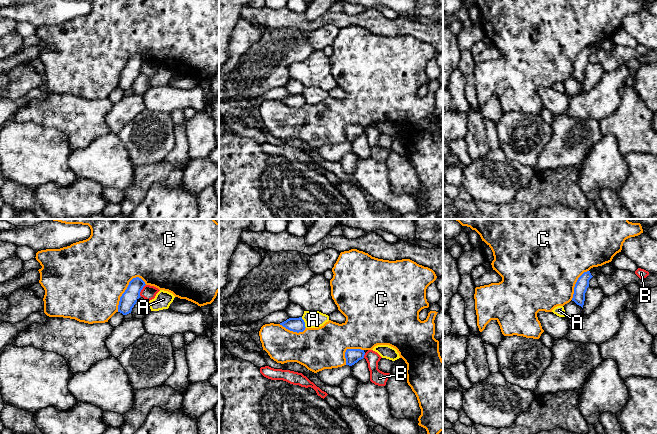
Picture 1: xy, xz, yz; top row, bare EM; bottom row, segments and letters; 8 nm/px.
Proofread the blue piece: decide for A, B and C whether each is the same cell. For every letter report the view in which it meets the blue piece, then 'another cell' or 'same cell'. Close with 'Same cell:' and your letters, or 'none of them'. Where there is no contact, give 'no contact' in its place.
A: xz | another cell
B: xy | another cell
C: xy | another cell
Same cell: none of them

